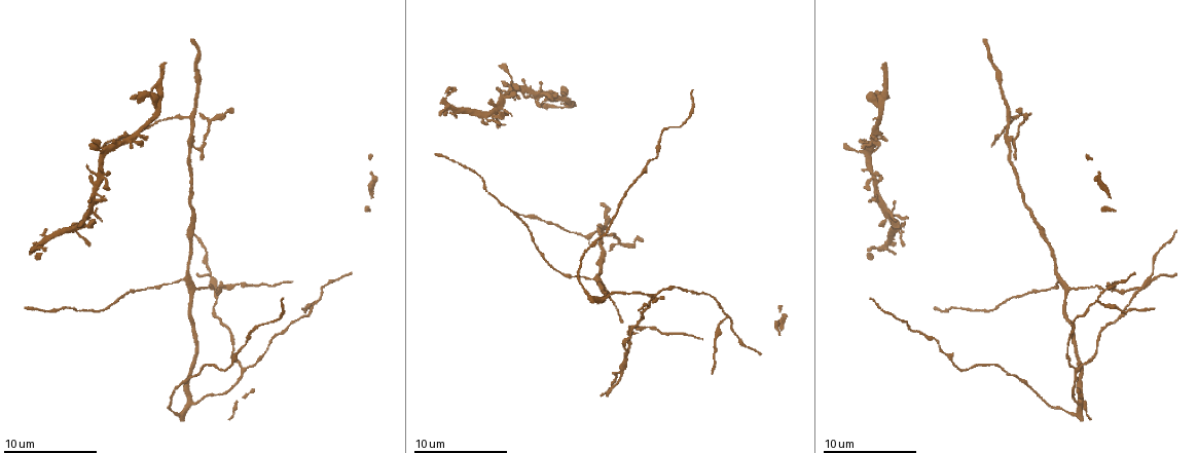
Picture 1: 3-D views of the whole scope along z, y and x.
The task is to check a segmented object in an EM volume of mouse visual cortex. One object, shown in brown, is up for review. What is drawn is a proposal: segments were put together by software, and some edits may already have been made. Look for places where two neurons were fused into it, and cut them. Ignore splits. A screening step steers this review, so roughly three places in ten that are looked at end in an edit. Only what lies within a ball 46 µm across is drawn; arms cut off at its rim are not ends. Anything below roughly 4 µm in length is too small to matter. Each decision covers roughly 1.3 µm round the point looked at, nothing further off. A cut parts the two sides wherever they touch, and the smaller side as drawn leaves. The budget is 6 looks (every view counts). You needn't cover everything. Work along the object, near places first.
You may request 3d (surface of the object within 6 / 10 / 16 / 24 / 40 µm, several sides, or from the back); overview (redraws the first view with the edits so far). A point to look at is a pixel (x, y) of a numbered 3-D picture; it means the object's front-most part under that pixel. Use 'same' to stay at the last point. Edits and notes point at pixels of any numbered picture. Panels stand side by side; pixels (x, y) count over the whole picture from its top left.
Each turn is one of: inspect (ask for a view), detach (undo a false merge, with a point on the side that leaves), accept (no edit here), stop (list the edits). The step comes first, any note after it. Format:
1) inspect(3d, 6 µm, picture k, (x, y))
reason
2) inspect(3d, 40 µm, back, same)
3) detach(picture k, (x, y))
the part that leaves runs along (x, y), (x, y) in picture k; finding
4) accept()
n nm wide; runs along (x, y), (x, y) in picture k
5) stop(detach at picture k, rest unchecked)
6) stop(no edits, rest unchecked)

inspect(3d, 16 µm, picture 1, (243, 370))
three arms meet

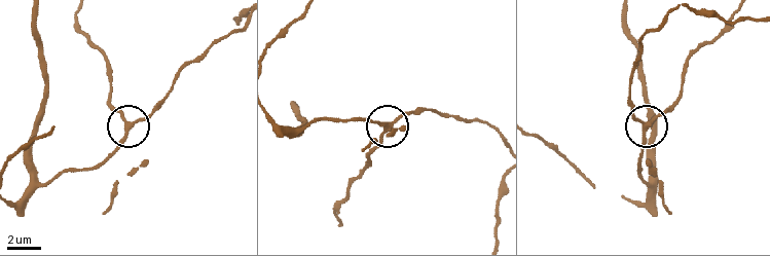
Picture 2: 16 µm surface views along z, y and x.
accept()
230 nm wide; runs along (37, 33), (37, 177), (115, 148), (126, 123), (109, 100) in picture 2; all the same neuron

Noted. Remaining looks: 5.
inspect(3d, 6 µm, picture 1, (1134, 288))
a fork

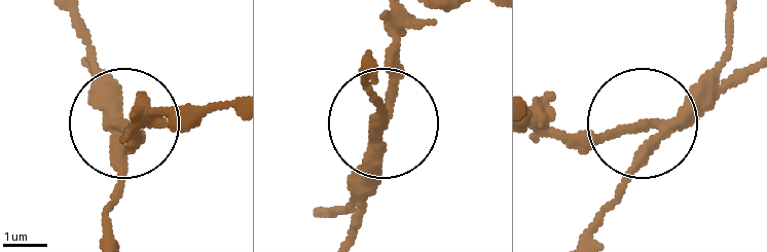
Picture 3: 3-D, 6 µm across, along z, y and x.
accept()
3 arms; runs along (113, 227), (124, 106), (95, 65) in picture 3; all the same neuron

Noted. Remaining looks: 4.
inspect(3d, 10 µm, picture 1, (318, 300))
side arm on a straight run

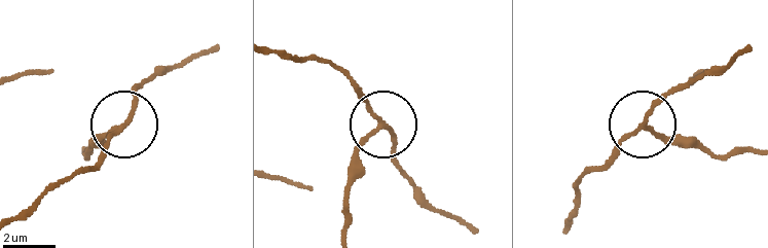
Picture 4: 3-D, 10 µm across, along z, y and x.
detach(picture 4, (358, 150))
3 arms; two neurons meet here

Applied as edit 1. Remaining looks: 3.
stop(detach at picture 4, rest unchecked)

